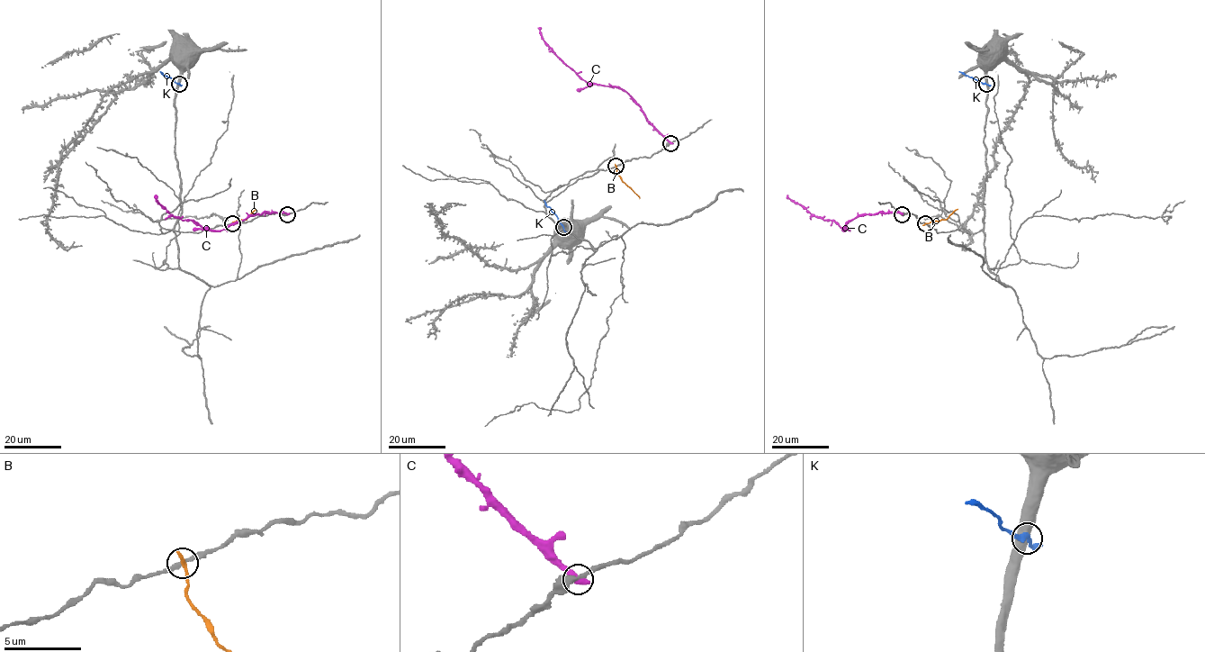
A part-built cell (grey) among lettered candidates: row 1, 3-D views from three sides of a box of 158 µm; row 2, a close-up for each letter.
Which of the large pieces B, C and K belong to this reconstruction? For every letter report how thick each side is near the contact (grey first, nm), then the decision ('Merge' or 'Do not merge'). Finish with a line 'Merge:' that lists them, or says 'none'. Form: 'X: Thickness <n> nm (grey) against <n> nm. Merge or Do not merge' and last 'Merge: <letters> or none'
B: Thickness 240 nm (grey) against 280 nm. Do not merge
C: Thickness 320 nm (grey) against 550 nm. Do not merge
K: Thickness 600 nm (grey) against 260 nm. Do not merge
Merge: none

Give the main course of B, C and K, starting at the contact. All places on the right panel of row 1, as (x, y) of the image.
B: (925, 223), (945, 220), (957, 209)
C: (902, 214), (858, 214), (846, 225), (843, 230), (833, 221), (812, 215), (787, 194)
K: (986, 84), (959, 71)

